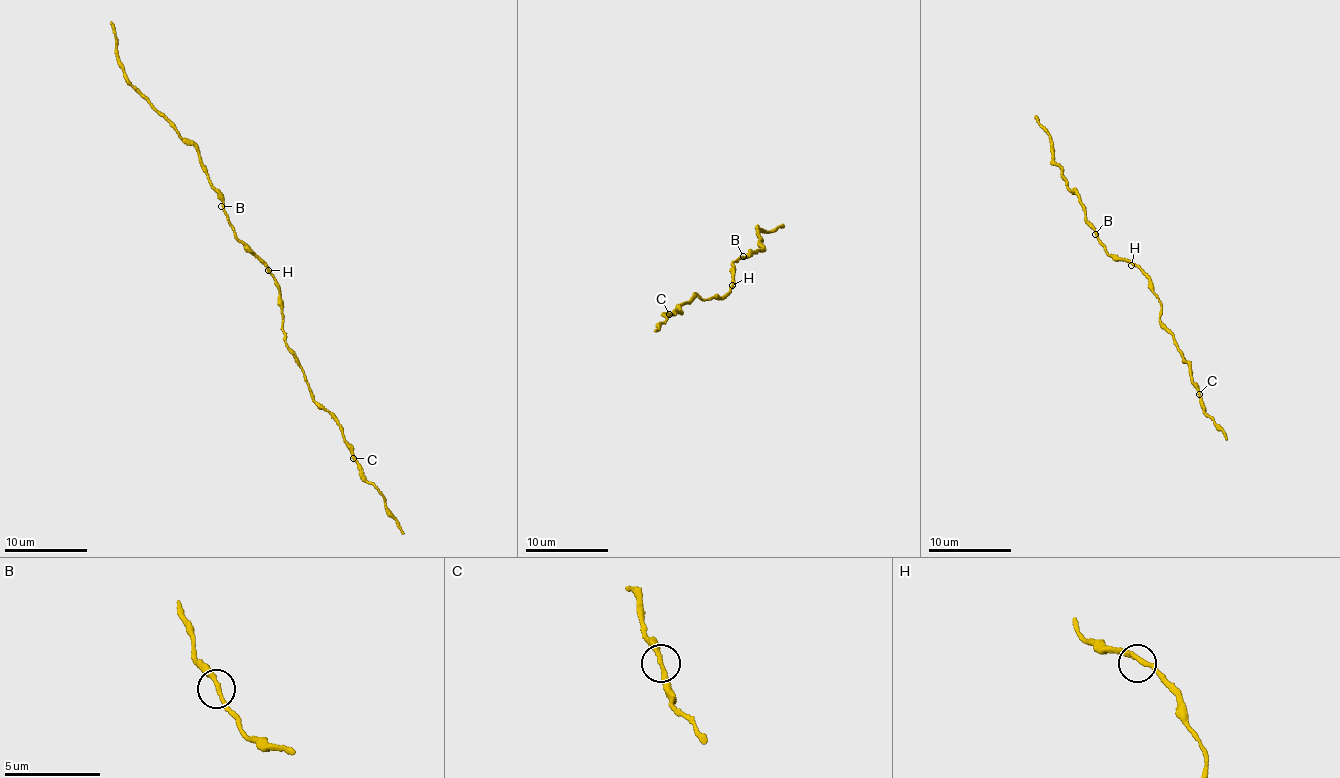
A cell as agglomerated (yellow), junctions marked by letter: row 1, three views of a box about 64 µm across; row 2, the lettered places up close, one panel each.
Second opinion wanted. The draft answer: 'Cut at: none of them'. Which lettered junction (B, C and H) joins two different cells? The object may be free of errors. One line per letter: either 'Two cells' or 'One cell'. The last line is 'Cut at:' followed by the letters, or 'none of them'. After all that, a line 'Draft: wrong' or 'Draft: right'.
B: One cell
C: One cell
H: One cell
Cut at: none of them
Draft: right

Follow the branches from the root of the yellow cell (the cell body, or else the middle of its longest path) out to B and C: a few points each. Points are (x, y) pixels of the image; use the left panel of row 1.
B: (268, 269), (237, 238), (221, 206)
C: (268, 269), (279, 296), (281, 328), (287, 350), (301, 369), (313, 401), (331, 414), (339, 426), (352, 458)

